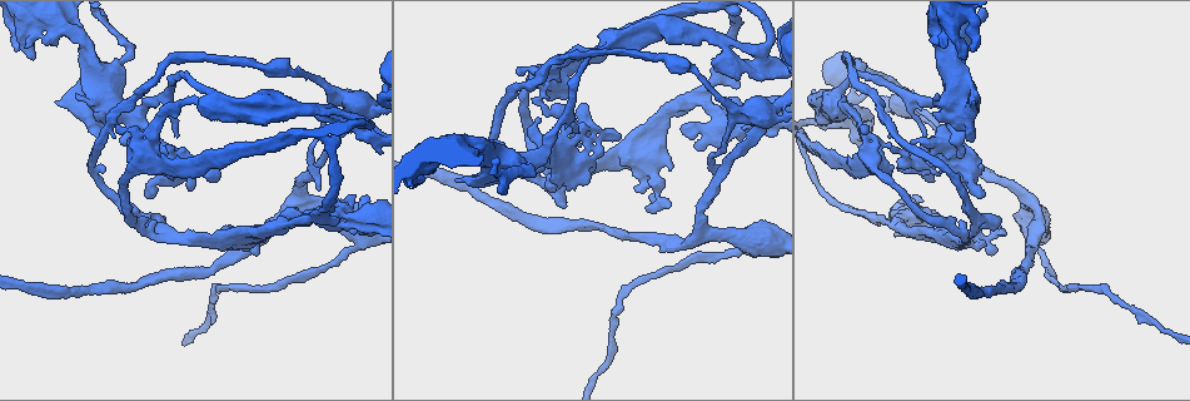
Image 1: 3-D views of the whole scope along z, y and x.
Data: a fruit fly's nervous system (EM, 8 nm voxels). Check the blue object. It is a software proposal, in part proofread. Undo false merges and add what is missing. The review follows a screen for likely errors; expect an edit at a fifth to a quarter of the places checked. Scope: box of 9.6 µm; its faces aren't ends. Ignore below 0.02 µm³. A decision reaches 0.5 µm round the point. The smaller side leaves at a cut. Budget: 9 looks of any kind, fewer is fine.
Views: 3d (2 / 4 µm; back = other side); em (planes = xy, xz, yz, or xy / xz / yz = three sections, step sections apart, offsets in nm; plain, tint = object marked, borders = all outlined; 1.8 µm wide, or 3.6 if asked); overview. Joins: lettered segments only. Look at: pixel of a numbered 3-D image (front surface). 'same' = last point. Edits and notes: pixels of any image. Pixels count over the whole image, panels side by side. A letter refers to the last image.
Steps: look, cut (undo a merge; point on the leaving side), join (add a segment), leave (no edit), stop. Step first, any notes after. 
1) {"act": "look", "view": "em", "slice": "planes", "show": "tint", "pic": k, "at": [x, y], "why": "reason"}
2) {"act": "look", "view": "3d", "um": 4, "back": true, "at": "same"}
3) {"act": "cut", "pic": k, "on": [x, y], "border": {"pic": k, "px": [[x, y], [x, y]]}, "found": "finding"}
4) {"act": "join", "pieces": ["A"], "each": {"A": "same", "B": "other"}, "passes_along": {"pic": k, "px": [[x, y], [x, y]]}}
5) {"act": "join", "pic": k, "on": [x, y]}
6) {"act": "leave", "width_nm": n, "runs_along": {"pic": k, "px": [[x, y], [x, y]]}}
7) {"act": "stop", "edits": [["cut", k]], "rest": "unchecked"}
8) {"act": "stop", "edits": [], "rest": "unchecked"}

{"act": "look", "view": "3d", "um": 4, "back": true, "pic": 1, "at": [318, 164], "why": "calibre changes"}

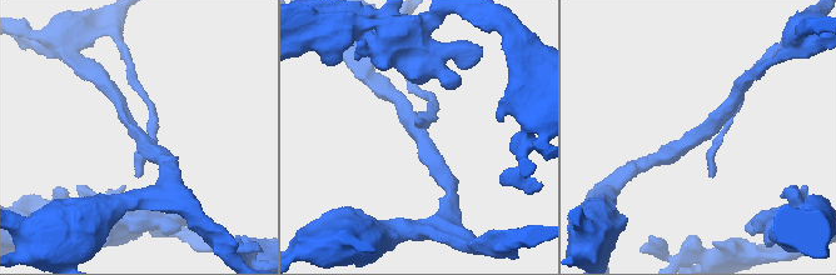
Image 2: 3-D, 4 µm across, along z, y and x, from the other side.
{"act": "look", "view": "em", "um": 3.6, "slice": "yz", "step": 4, "show": "borders", "pic": 2, "at": [138, 133], "why": "need the tissue"}

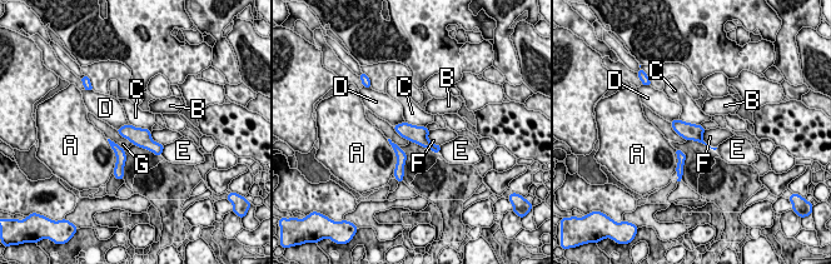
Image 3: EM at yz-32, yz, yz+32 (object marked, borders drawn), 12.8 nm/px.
{"act": "leave", "width_nm": 220, "longest_contact_nm": ["A", 420], "each": {"A": "other", "B": "other", "C": "other", "D": "other", "E": "other", "F": "other", "G": "other"}, "found": "all the same cell"}

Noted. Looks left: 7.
{"act": "look", "view": "3d", "um": 4, "pic": 1, "at": [207, 101], "why": "calibre changes"}

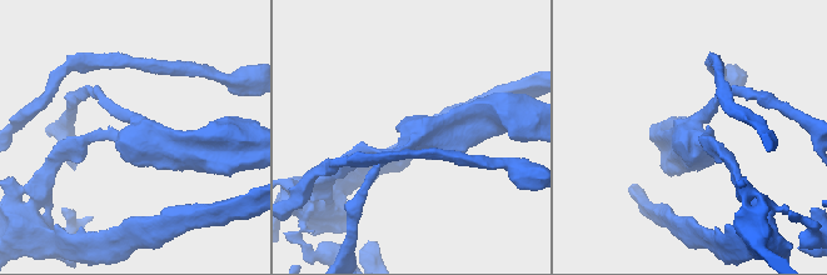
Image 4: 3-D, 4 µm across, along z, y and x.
{"act": "look", "view": "em", "slice": "planes", "show": "borders", "pic": 4, "at": [130, 140]}

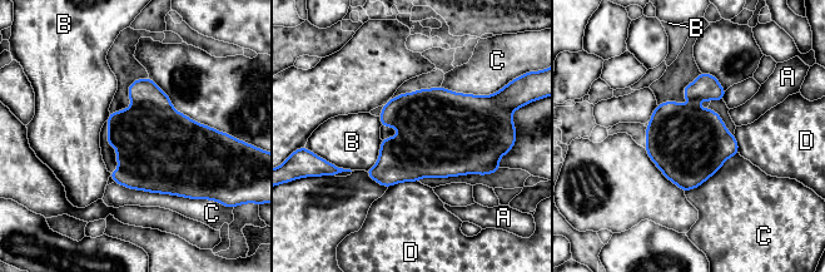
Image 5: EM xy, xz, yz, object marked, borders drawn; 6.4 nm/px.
{"act": "leave", "each": {"A": "other", "B": "other", "C": "other", "D": "other"}, "border": {"pic": 5, "px": [[381, 139], [378, 161], [364, 171]]}, "found": "one cell here"}

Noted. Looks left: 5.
{"act": "look", "view": "em", "um": 3.6, "slice": "planes", "show": "borders", "pic": 1, "at": [872, 162], "why": "looks like a crossing"}

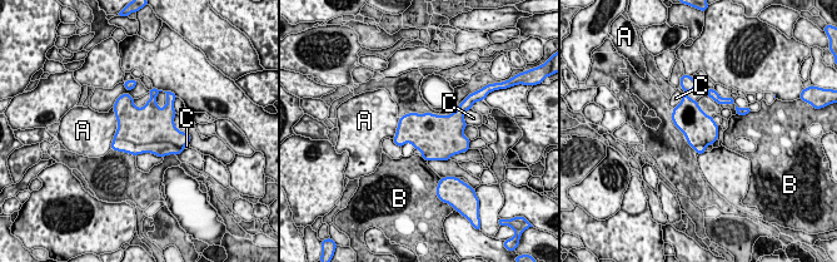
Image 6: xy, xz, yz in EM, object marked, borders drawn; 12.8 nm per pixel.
{"act": "leave", "longest_contact_nm": ["A", 550], "each": {"A": "other", "B": "other", "C": "other"}, "border": {"pic": 6, "px": [[114, 107], [118, 129], [110, 148]]}, "found": "one cell here"}

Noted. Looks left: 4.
{"act": "look", "view": "em", "slice": "planes", "show": "plain", "pic": 1, "at": [311, 74]}

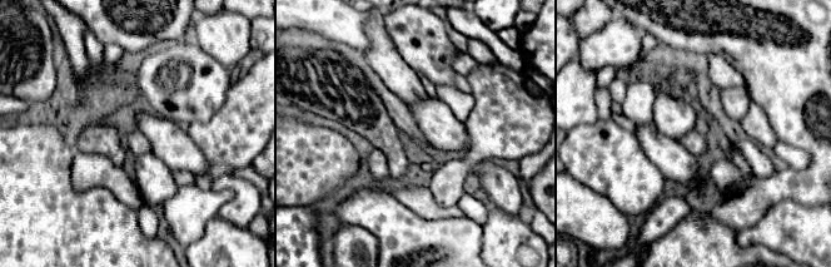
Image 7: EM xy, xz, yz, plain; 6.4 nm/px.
{"act": "look", "view": "em", "slice": "planes", "show": "tint", "at": "same", "why": "with the object marked"}

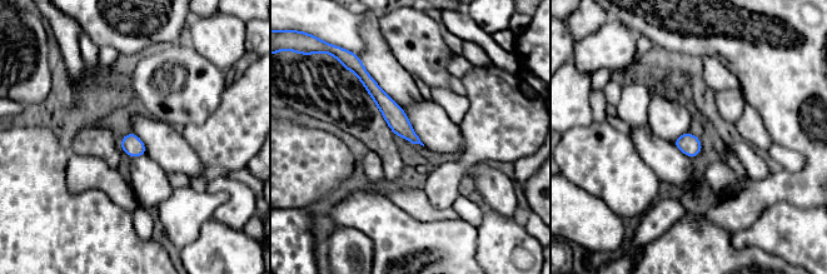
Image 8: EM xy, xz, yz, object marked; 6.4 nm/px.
{"act": "look", "view": "em", "slice": "planes", "show": "borders", "at": "same", "why": "what lies round it"}

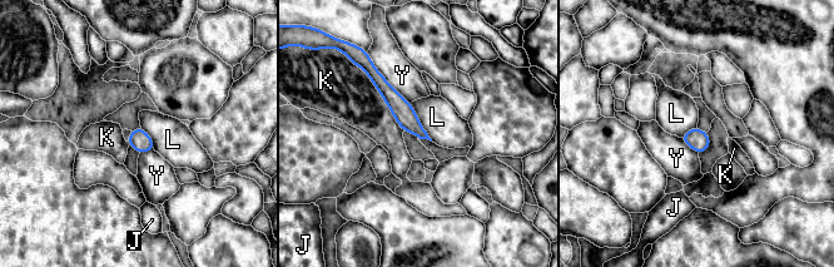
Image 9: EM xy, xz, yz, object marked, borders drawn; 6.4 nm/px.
{"act": "leave", "width_nm": 130, "each": {"J": "other", "K": "other", "L": "other", "Y": "other"}, "border": {"pic": 9, "px": [[410, 103], [420, 125], [432, 141]]}, "found": "one cell here"}

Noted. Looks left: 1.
{"act": "stop", "edits": [], "rest": "unchecked"}

